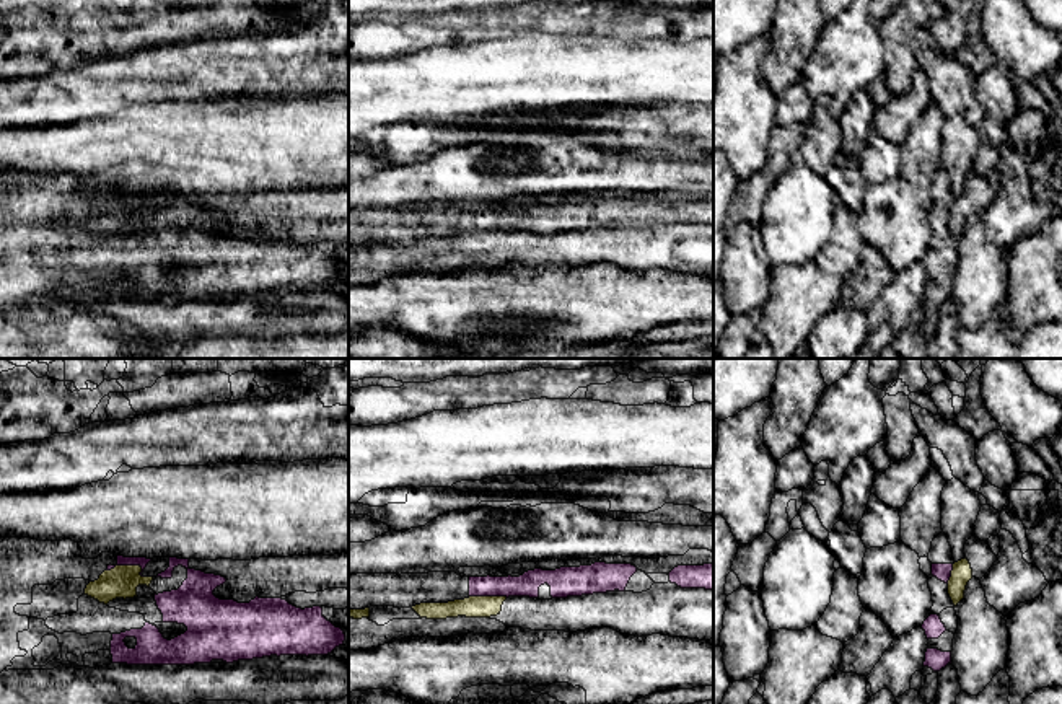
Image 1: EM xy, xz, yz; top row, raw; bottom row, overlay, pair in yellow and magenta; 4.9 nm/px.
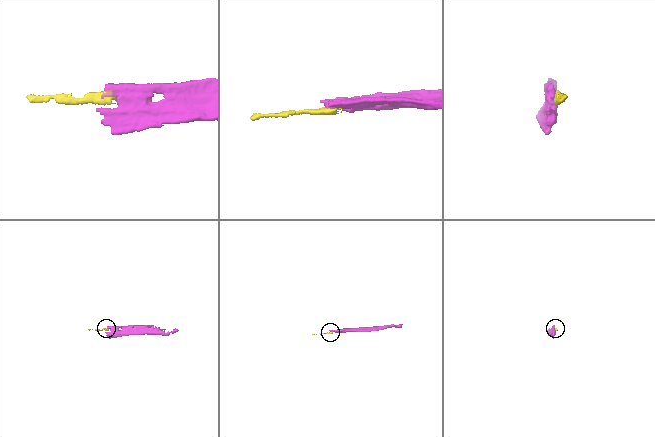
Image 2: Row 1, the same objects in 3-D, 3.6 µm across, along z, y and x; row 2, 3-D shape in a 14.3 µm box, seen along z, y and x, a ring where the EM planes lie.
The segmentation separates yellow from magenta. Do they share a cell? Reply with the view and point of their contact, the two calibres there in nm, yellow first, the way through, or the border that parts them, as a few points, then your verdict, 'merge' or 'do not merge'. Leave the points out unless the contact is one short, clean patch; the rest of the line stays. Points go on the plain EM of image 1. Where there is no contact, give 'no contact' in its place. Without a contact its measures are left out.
xy (129, 201) | 160/50 nm | do not merge

